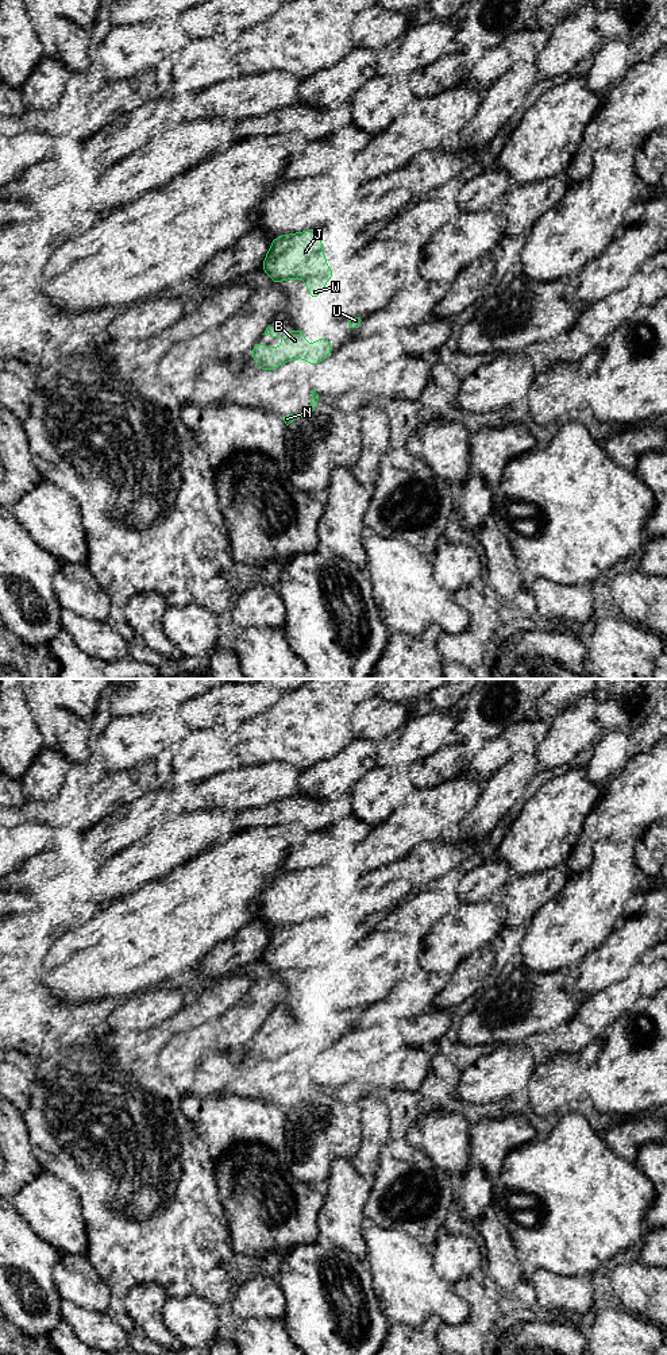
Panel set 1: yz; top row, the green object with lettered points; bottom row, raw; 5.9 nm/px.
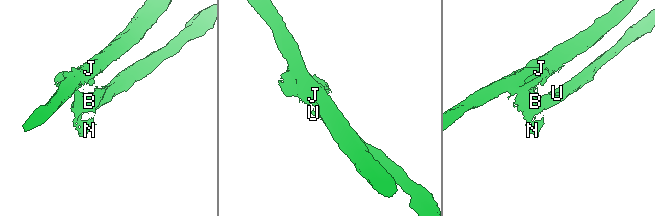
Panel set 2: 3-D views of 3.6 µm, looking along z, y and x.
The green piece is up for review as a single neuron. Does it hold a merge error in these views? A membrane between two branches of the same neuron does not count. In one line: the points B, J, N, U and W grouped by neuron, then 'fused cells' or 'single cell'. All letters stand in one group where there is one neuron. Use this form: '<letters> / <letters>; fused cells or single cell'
B J N W / U; fused cells

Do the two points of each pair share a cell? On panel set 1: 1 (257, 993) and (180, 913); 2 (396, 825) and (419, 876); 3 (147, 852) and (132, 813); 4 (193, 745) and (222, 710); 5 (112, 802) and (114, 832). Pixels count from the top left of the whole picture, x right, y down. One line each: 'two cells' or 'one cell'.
1: two cells
2: two cells
3: two cells
4: two cells
5: two cells

